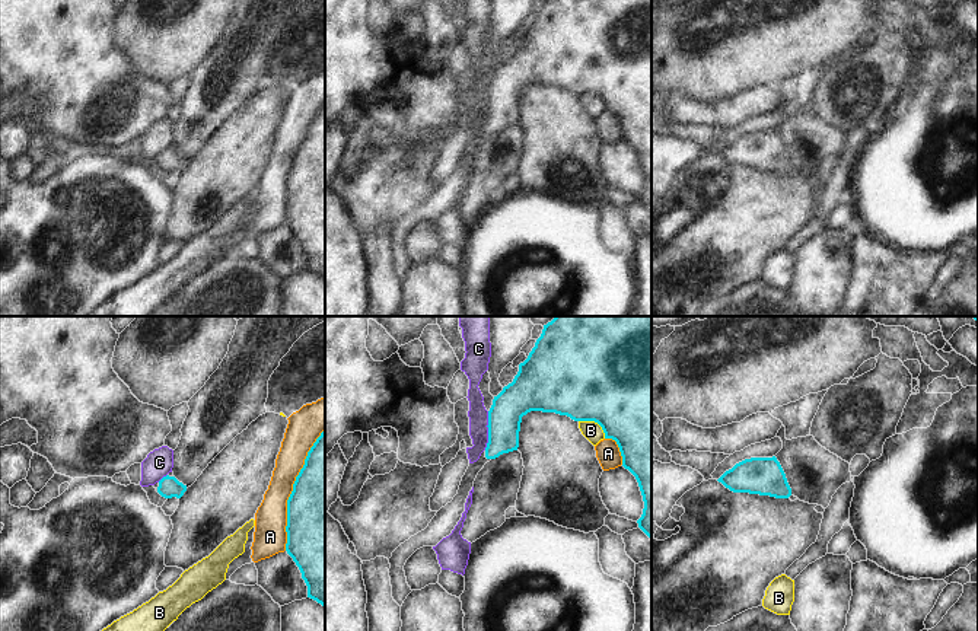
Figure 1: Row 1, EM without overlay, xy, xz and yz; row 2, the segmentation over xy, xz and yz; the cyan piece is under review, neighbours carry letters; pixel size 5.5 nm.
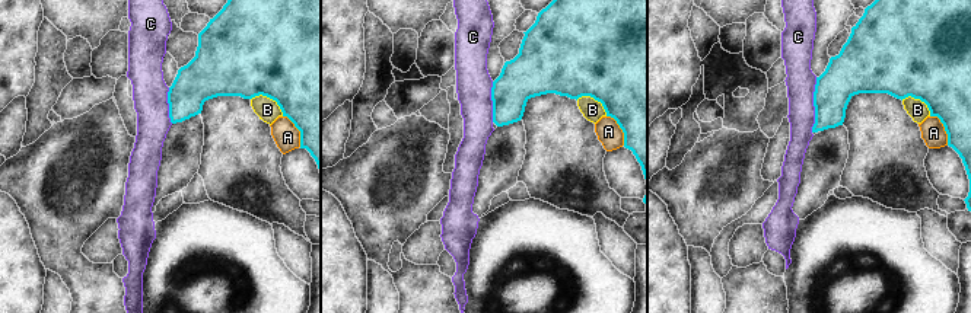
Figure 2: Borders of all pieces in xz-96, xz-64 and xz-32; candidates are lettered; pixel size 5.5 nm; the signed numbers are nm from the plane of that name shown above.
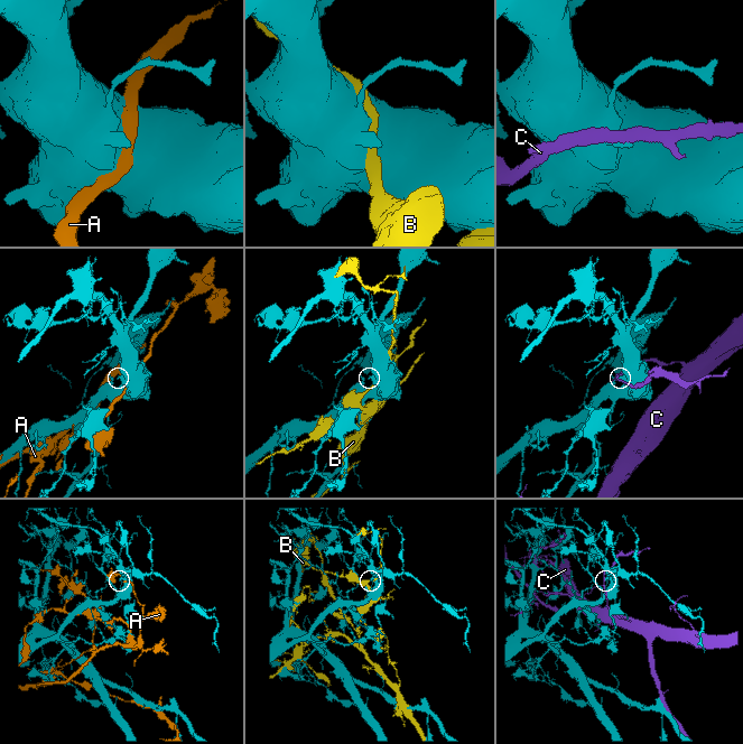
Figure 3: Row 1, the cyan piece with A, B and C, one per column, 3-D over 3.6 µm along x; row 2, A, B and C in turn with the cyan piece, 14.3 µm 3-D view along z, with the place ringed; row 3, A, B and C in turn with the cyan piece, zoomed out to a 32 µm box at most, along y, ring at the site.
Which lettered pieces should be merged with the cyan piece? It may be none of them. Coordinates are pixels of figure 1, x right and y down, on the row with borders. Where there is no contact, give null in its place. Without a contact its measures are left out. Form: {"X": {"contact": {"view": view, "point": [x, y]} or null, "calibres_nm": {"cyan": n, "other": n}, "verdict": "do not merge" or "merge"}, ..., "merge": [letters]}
{"A": {"contact": {"view": "xy", "point": [293, 490]}, "calibres_nm": {"cyan": 420, "other": 180}, "verdict": "do not merge"}, "B": {"contact": {"view": "xz", "point": [595, 421]}, "calibres_nm": {"cyan": 500, "other": 100}, "verdict": "do not merge"}, "C": {"contact": {"view": "xz", "point": [488, 430]}, "calibres_nm": {"cyan": 190, "other": 110}, "verdict": "do not merge"}, "merge": []}

